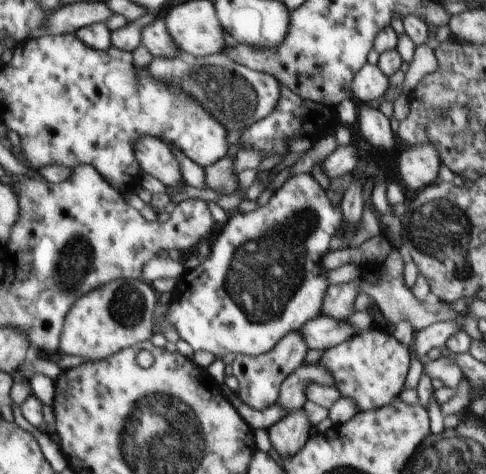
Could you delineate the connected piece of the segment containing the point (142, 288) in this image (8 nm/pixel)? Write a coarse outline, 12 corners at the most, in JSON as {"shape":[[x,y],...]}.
{"shape":[[118,279],[81,297],[59,350],[103,361],[152,338],[150,283]]}

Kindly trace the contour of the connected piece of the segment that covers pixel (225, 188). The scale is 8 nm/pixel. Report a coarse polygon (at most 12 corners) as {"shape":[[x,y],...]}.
{"shape":[[226,155],[205,168],[206,184],[223,194],[246,189],[238,185],[235,157]]}

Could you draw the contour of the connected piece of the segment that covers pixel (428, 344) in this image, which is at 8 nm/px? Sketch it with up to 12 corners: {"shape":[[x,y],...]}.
{"shape":[[456,321],[437,322],[415,332],[413,352],[423,362],[432,348],[461,328]]}

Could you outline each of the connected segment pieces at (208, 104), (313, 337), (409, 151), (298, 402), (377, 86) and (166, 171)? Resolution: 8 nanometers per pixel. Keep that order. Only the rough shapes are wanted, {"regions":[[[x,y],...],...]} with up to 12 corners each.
{"regions":[[[224,53],[154,57],[228,132],[274,112],[281,84]],[[322,314],[298,332],[309,349],[335,347],[358,334]],[[435,144],[402,147],[398,180],[420,190],[438,180]],[[304,363],[280,385],[276,404],[302,409],[308,385],[335,386],[324,365]],[[368,62],[351,84],[359,104],[380,99],[388,77]],[[158,137],[137,143],[137,159],[166,187],[183,182],[179,160]]]}

